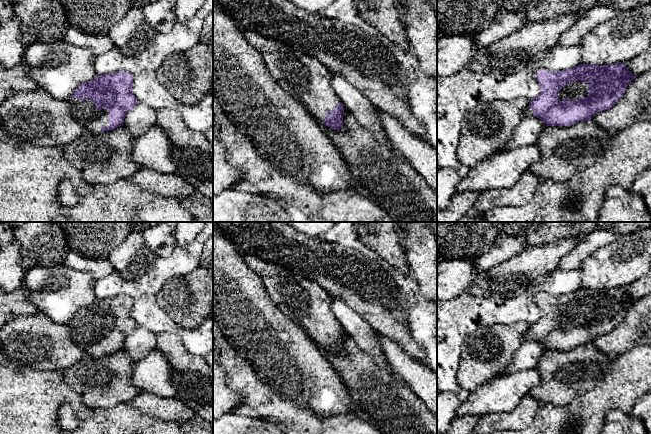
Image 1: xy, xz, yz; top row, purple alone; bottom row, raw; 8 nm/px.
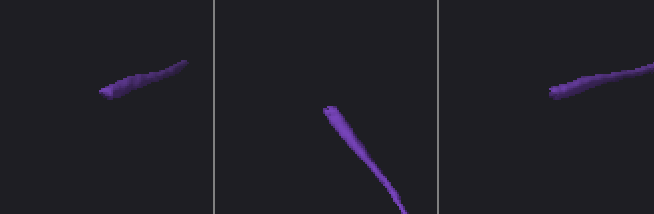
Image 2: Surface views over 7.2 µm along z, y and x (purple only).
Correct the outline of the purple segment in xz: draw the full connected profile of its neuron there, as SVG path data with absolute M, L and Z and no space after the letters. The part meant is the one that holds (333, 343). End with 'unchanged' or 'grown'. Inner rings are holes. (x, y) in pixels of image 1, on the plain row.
M254 255L242 257L261 278L270 299L284 316L295 322L317 346L335 354L342 353L345 332L333 315L329 294L323 288L292 270Z; grown

